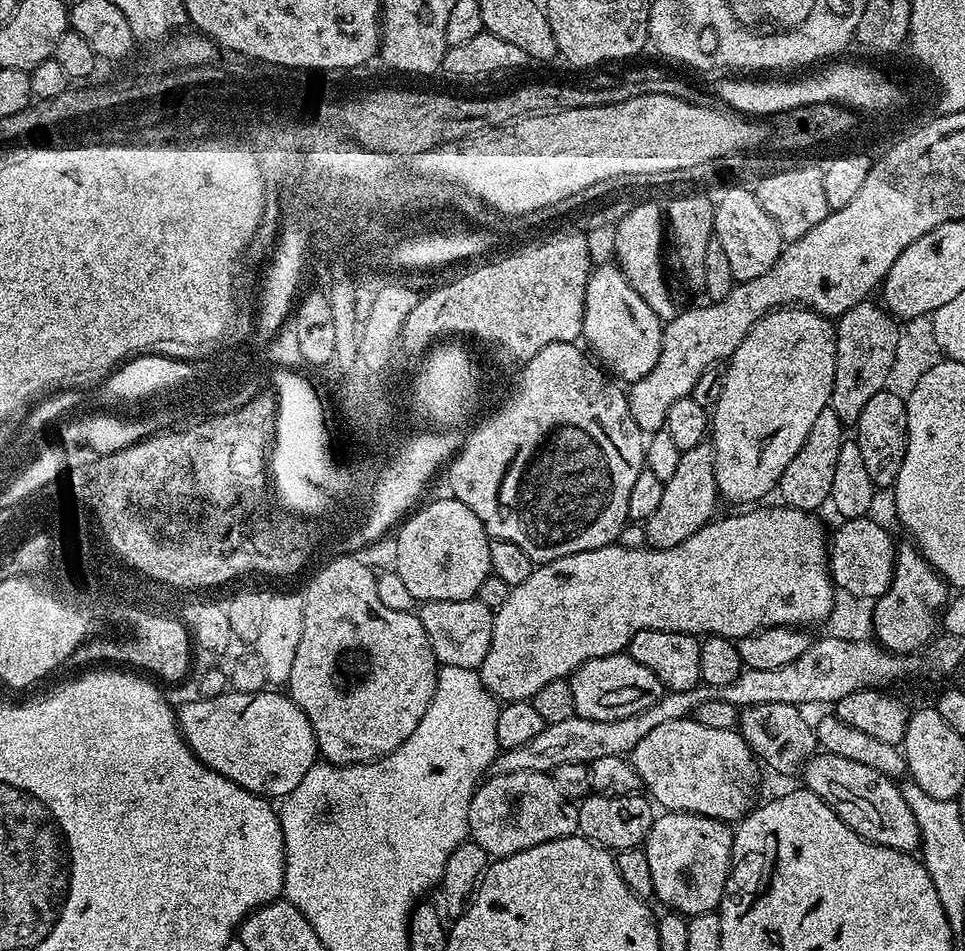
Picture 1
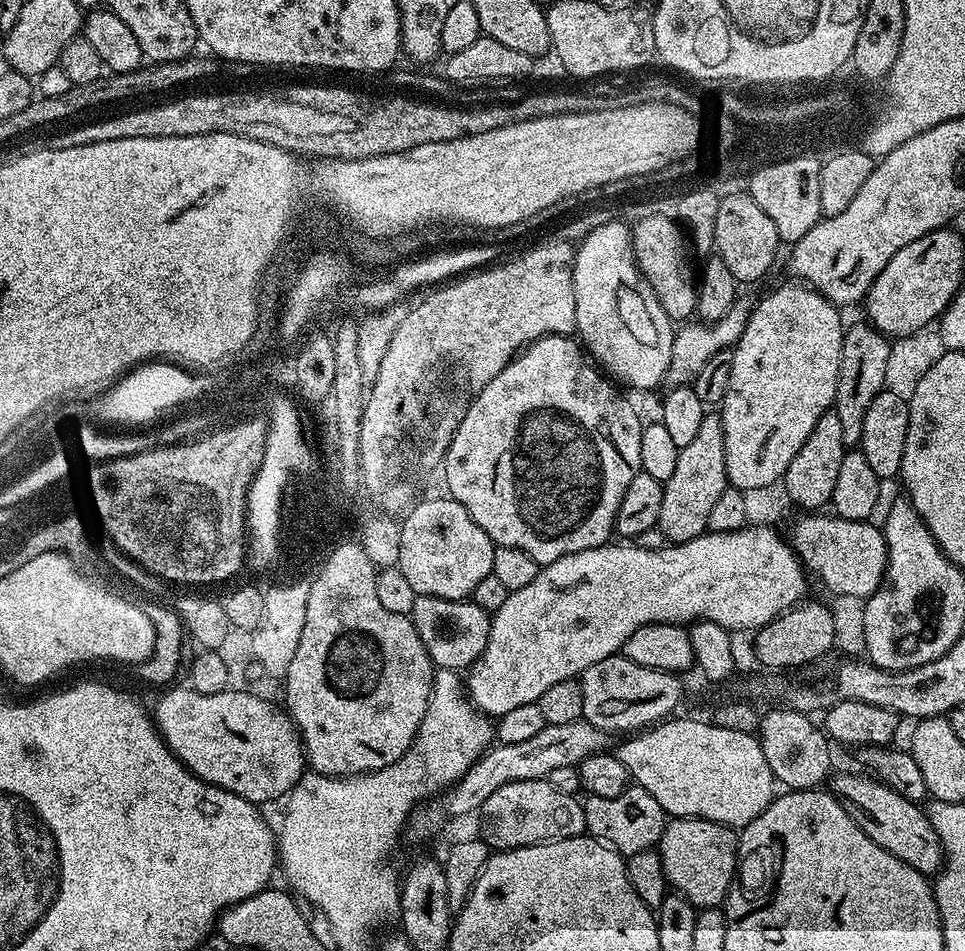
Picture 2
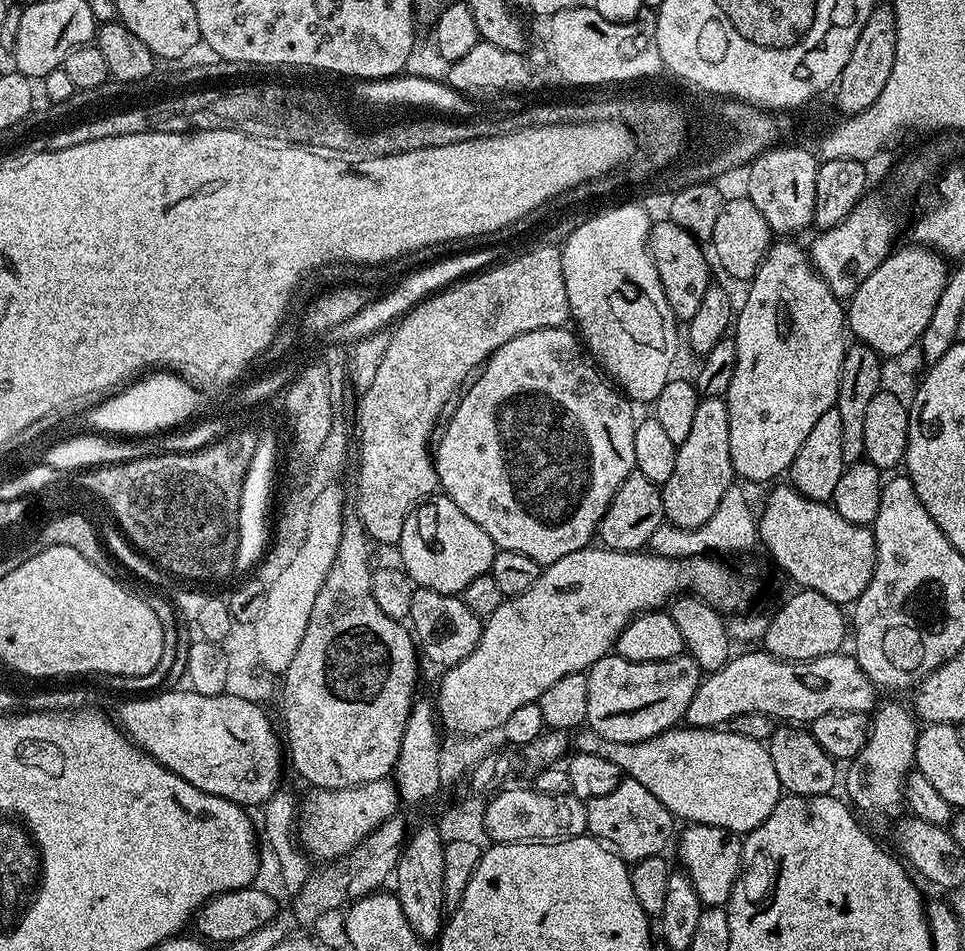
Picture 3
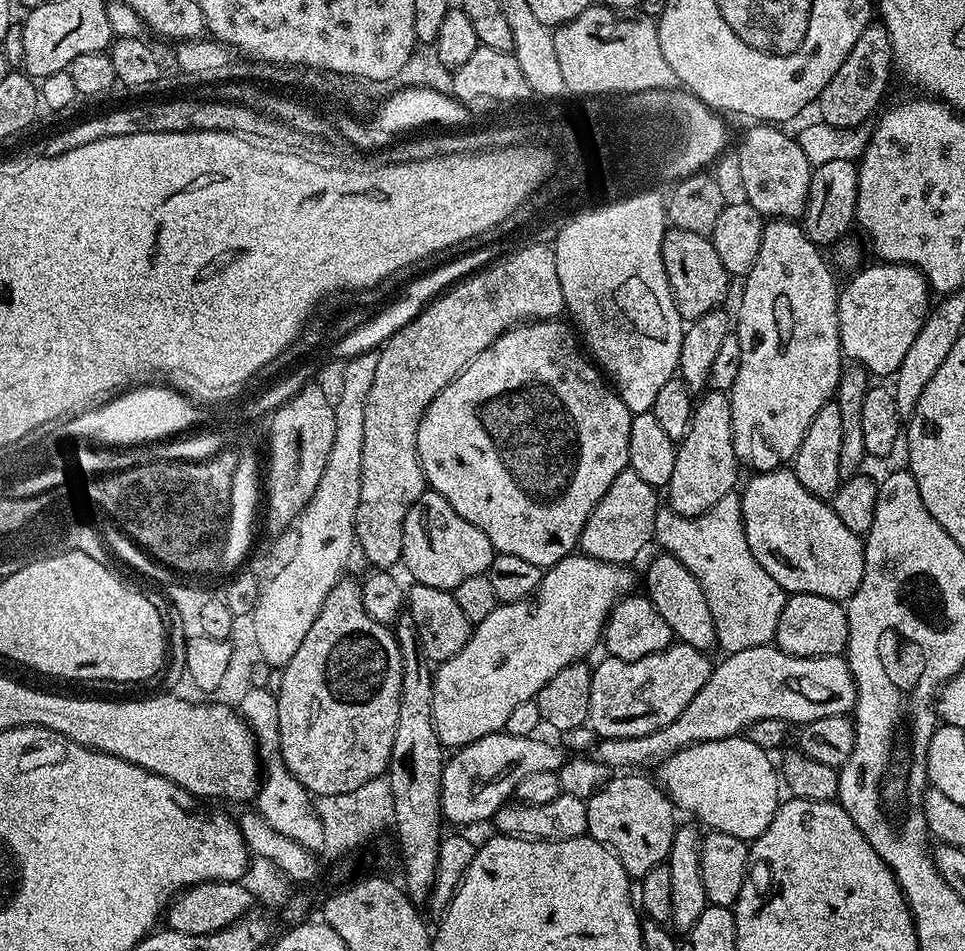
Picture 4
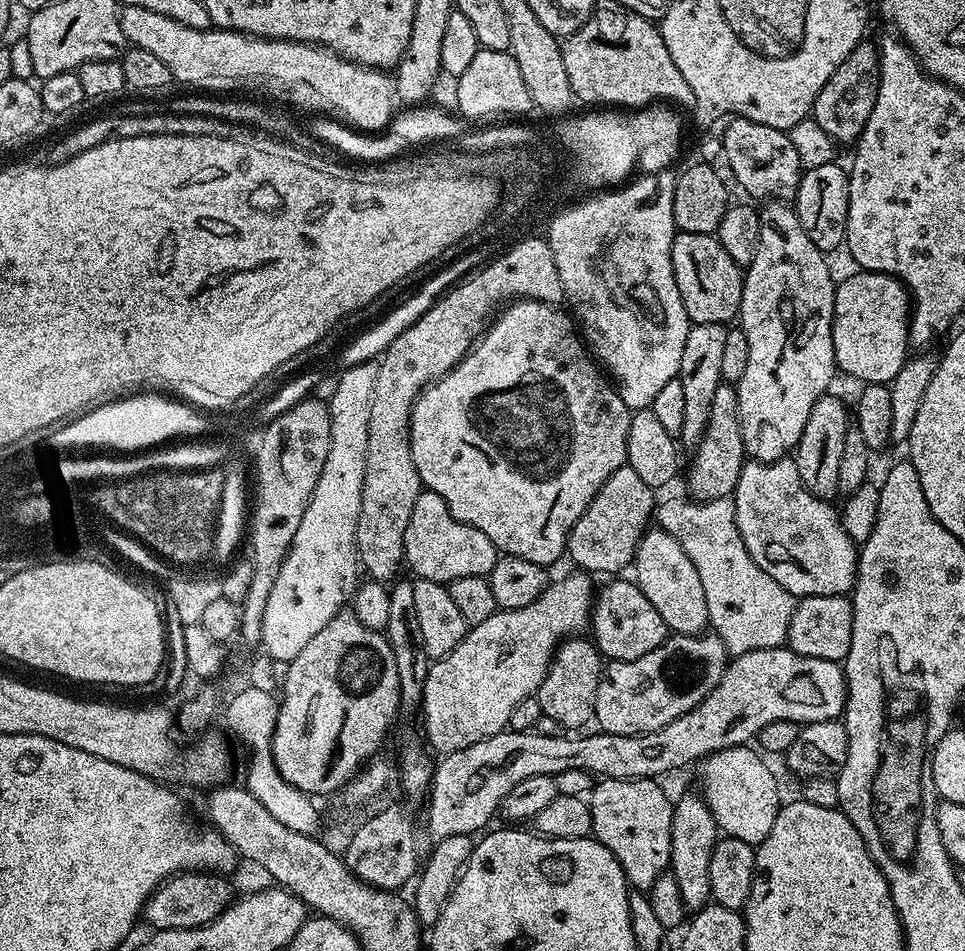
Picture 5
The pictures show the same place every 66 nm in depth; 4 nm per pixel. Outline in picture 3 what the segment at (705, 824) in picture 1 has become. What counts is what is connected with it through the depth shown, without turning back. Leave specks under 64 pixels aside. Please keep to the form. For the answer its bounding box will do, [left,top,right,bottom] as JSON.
[678,823,744,906]

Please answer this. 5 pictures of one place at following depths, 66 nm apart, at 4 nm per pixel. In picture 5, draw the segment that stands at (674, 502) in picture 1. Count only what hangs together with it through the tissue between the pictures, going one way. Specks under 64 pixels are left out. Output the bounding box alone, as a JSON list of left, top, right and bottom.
[687,382,746,502]

